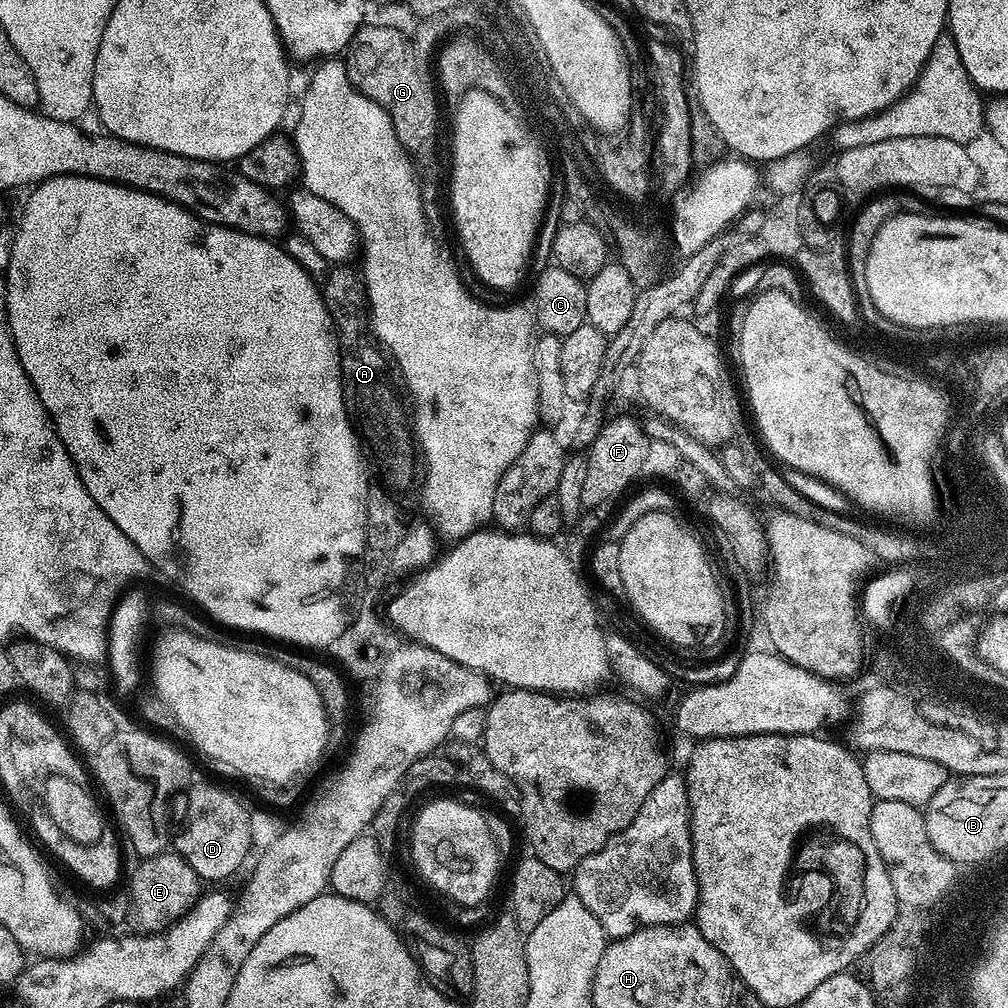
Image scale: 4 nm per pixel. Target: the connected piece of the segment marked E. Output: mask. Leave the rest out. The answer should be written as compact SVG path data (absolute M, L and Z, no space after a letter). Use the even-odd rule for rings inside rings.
M175 852L145 857L138 863L130 880L130 896L126 898L127 925L140 934L161 931L195 903L200 892L200 879L194 874L193 868Z

